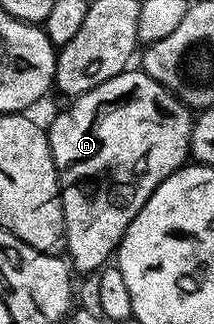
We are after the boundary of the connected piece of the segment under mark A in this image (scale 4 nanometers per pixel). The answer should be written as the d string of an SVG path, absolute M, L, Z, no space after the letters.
M142 70L118 73L95 89L74 97L68 104L71 105L64 112L57 113L51 128L46 129L47 141L55 168L59 171L66 255L76 273L95 274L110 261L107 260L110 256L112 259L125 230L133 218L137 218L141 206L149 202L153 190L157 190L169 174L188 163L193 112L172 92L165 90L161 82L153 82L153 78Z

